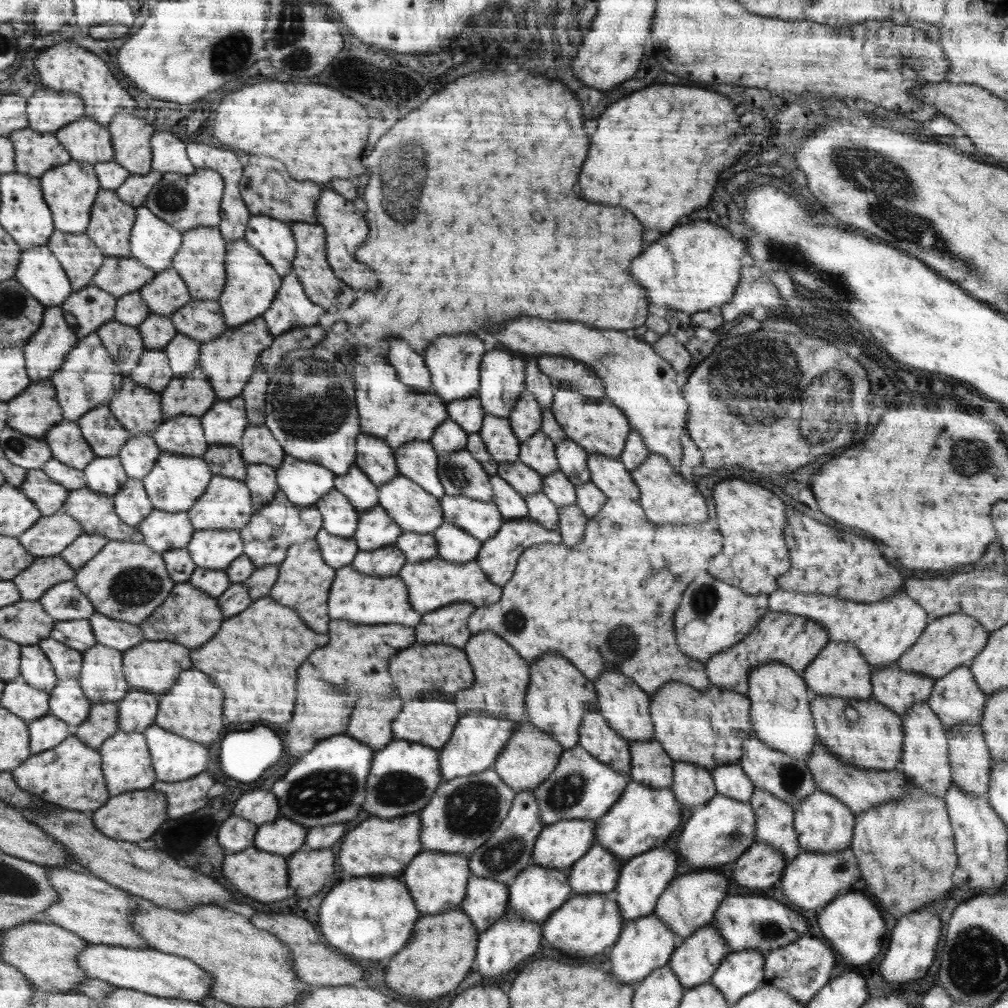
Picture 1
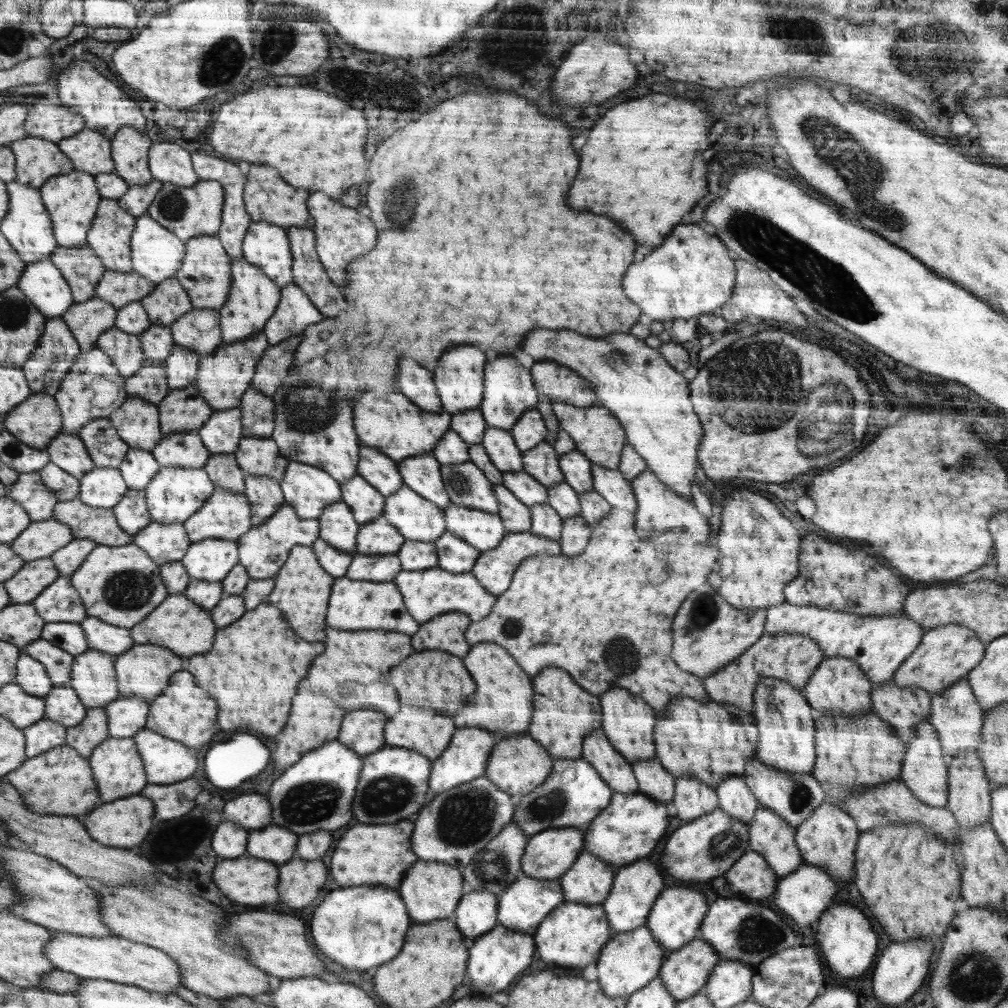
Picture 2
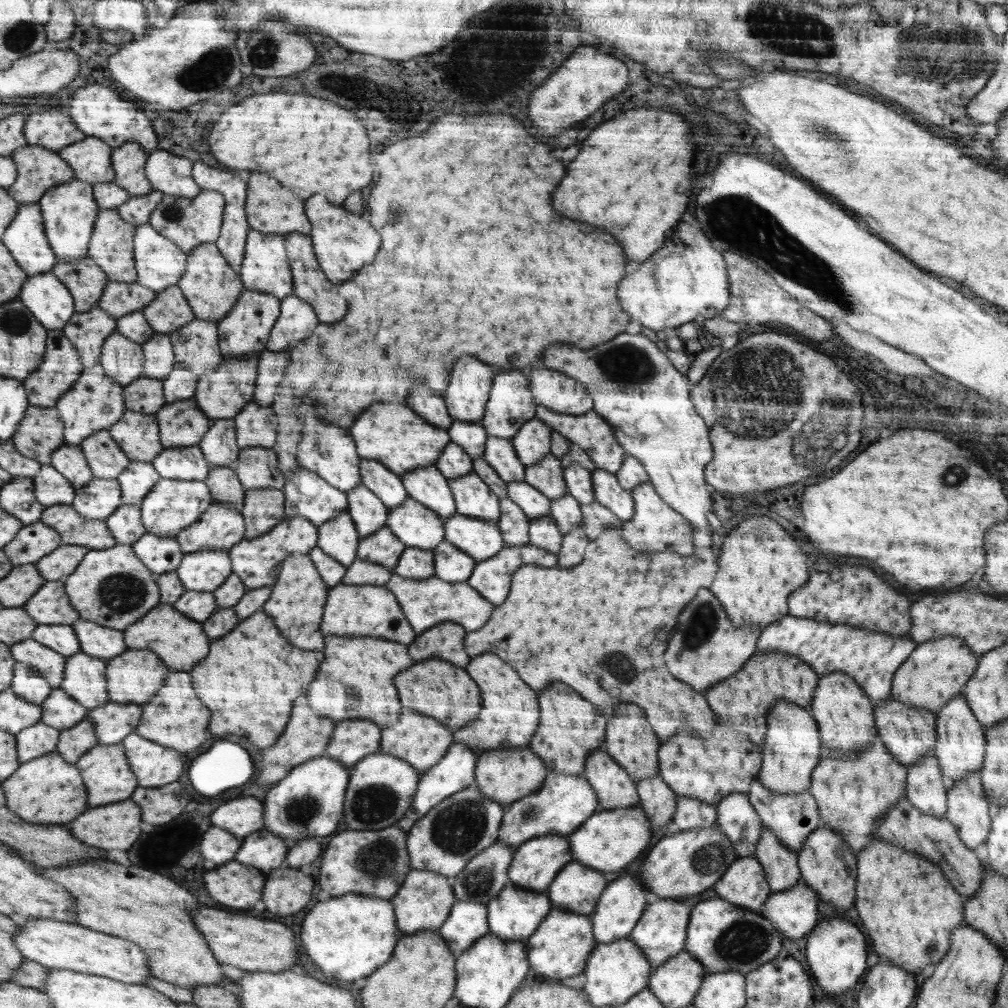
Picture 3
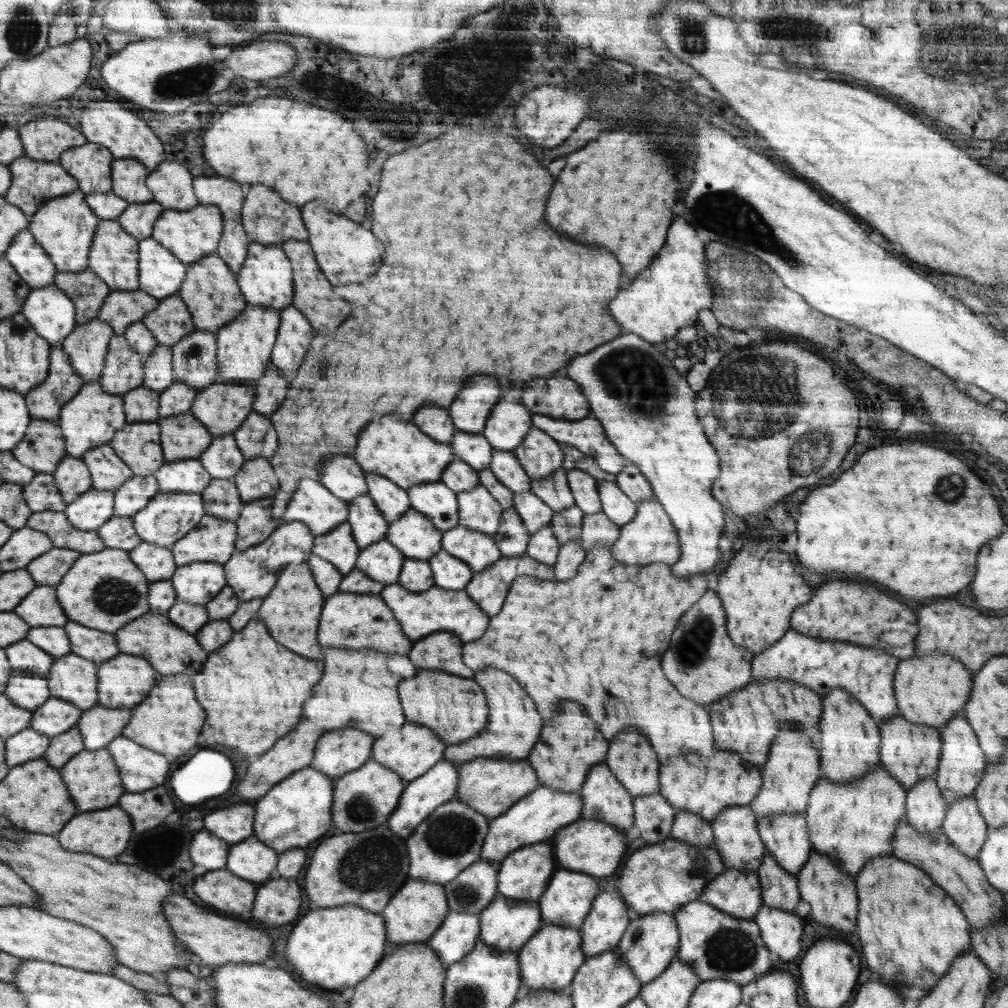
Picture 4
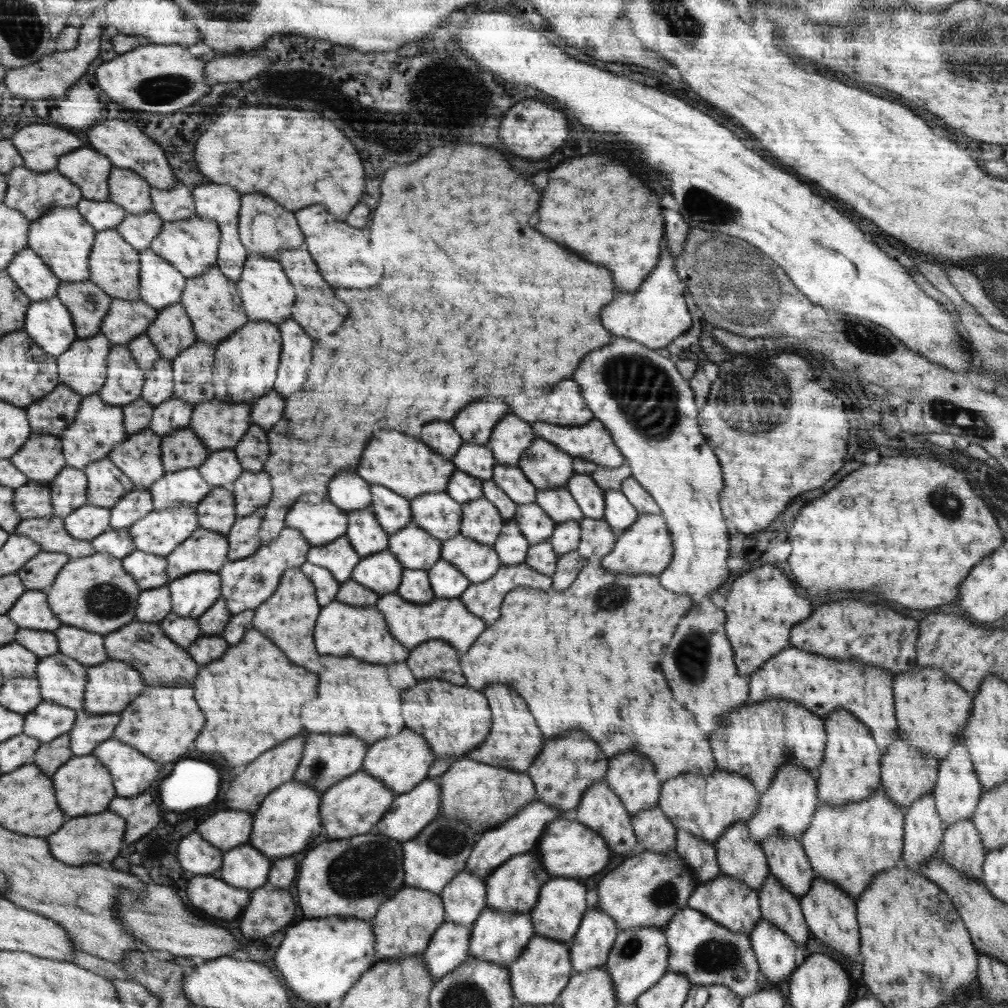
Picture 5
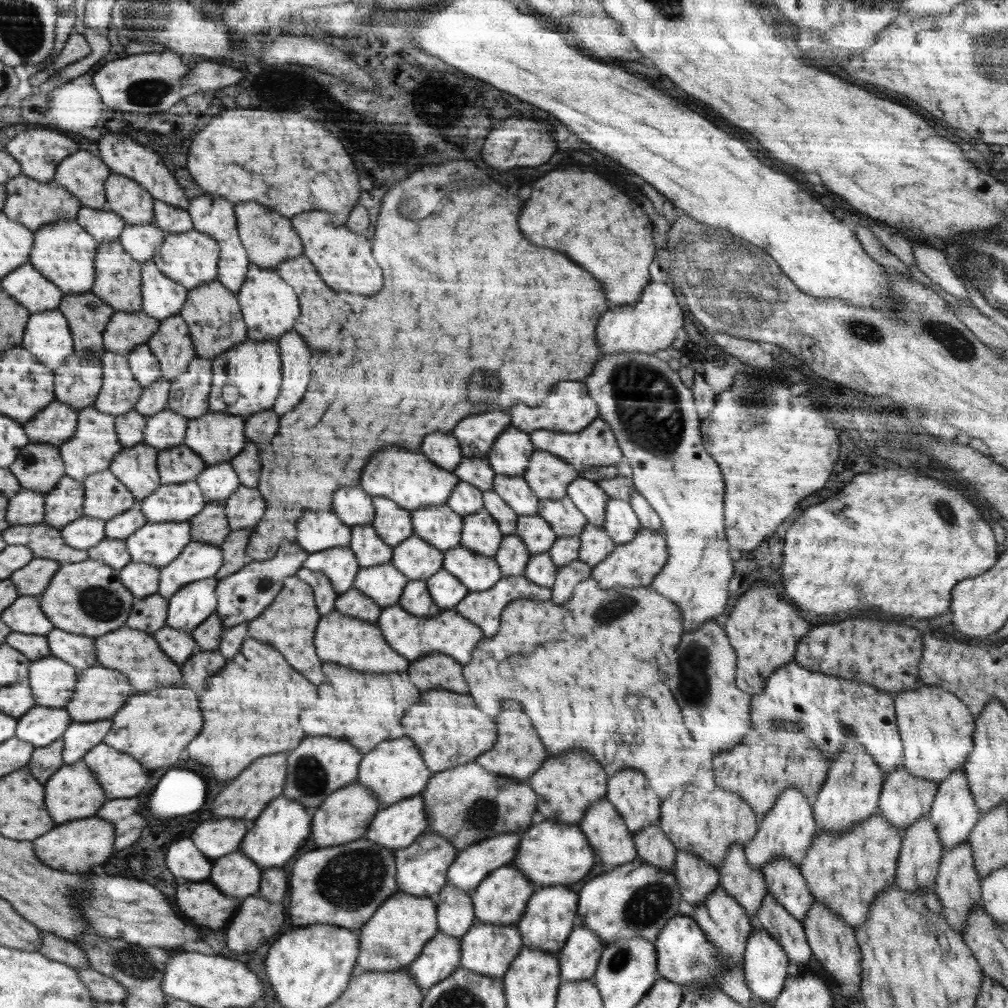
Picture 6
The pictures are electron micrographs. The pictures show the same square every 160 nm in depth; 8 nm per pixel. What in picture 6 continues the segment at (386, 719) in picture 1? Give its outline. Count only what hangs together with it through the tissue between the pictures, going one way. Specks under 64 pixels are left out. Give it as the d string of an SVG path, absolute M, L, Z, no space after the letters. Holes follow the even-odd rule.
M304 738L304 746L300 746L300 750L292 750L288 756L283 796L299 802L300 806L308 806L308 809L318 809L331 793L358 781L363 755L351 743L338 738Z

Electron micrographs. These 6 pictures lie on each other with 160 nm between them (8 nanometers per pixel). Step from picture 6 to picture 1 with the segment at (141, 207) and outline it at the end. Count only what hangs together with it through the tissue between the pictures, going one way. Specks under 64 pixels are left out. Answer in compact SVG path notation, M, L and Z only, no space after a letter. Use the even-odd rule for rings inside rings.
M130 113L118 114L108 125L114 139L114 160L130 174L148 174L154 168L151 150L154 128L146 119Z

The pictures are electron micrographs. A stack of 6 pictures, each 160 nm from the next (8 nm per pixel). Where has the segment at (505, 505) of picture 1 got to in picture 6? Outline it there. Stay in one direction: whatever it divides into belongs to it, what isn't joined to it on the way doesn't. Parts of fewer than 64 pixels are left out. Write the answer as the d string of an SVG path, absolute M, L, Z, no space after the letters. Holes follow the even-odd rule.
M514 532L502 537L494 557L503 576L510 576L523 574L531 554L524 541Z

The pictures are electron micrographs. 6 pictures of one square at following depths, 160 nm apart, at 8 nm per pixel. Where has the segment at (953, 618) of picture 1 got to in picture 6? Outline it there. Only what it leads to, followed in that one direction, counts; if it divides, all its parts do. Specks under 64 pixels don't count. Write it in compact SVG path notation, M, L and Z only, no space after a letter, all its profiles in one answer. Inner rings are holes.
M920 683L916 690L898 693L893 700L903 745L904 768L910 774L928 779L938 786L953 770L963 768L974 745L975 716L960 698L936 686Z

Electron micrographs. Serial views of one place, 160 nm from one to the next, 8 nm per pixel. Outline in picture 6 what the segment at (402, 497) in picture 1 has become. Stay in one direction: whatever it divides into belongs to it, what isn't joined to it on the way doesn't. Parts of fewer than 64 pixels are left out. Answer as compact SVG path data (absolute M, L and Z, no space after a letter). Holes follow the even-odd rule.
M413 534L402 544L394 547L391 563L409 579L426 581L443 568L444 557L443 551Z

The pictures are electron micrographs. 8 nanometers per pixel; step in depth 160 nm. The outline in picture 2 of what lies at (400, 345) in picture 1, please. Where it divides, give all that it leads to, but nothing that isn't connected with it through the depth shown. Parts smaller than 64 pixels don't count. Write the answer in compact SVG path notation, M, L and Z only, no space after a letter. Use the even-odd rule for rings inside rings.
M404 358L404 366L400 366L398 386L422 410L428 412L442 411L441 400L432 380L432 372L418 366L412 358Z

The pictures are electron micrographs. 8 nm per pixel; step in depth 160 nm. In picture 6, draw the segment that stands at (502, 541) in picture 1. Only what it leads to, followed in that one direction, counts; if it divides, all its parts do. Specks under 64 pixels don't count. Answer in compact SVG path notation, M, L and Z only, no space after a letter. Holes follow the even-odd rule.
M523 574L502 576L492 589L479 593L469 591L455 609L458 614L476 623L489 639L498 632L504 607L517 598L535 601L551 600L551 588L534 584L534 581L527 579Z

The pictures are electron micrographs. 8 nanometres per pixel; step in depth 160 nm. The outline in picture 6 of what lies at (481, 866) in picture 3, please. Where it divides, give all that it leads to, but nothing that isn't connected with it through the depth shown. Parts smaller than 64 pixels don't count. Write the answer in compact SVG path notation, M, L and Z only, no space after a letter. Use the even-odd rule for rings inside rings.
M447 884L433 899L438 907L439 932L460 939L475 924L471 892Z

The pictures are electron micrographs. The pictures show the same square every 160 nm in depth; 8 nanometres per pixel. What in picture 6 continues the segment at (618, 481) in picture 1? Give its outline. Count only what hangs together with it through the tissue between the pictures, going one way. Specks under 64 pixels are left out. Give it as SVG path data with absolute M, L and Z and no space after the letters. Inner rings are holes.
M608 498L603 527L617 545L625 545L642 528L637 514L628 501Z

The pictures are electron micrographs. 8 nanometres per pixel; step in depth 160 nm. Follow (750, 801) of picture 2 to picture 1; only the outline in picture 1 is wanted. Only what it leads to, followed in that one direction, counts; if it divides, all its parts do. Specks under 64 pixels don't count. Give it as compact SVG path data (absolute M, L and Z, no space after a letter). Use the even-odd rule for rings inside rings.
M739 763L722 765L711 770L718 794L740 802L749 802L755 786Z

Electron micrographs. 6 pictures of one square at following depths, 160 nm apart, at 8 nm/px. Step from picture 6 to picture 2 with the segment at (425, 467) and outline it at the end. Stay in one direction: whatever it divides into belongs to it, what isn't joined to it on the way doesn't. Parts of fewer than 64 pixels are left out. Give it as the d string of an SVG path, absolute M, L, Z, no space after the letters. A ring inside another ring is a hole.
M384 384L378 386L376 390L368 390L368 394L364 394L364 398L356 398L352 400L356 402L356 430L360 430L360 442L364 446L377 448L383 451L388 458L396 461L404 461L408 457L419 456L419 454L431 453L434 445L451 430L451 414L446 411L428 412L422 410L416 403L407 397L403 392L398 390L396 384Z

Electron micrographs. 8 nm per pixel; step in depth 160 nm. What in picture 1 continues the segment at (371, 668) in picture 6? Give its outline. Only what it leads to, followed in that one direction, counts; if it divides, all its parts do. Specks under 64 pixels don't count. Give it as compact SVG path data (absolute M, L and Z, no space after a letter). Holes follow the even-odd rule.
M351 564L340 567L340 578L336 578L336 586L332 586L332 602L328 602L328 610L332 610L332 620L350 620L365 625L404 624L416 626L422 618L408 602L408 590L398 574L391 577L371 577L357 571Z

